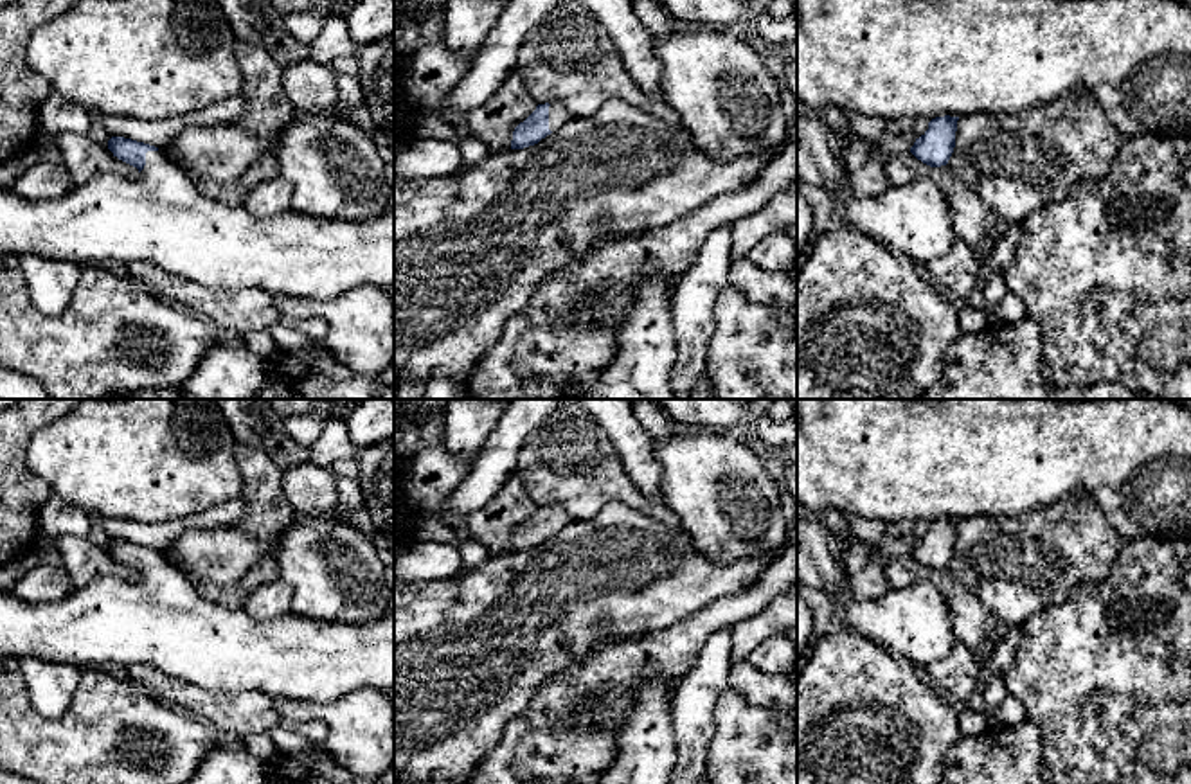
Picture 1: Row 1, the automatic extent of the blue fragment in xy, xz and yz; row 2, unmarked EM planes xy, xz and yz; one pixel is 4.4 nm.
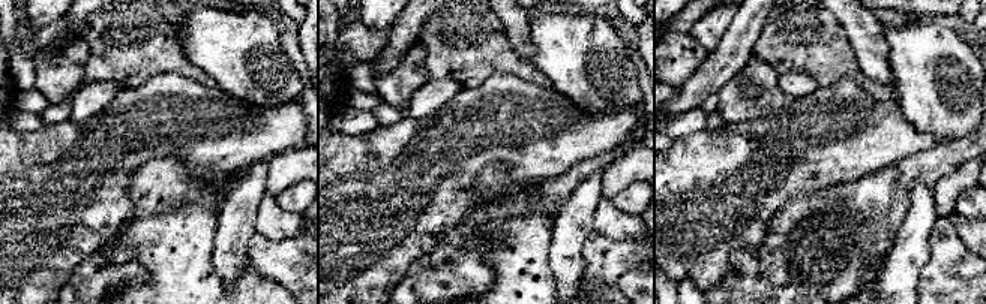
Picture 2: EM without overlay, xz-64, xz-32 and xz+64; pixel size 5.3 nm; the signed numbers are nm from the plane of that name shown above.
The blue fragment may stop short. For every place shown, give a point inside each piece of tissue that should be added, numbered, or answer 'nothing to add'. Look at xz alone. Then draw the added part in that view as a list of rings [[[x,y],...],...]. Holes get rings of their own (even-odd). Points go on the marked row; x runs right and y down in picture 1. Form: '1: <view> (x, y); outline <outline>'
1: xz (558, 115); outline [[[551,104],[549,106],[549,129],[556,131],[569,120],[576,120],[578,117],[570,113],[565,106],[561,104]]]

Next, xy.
1: xy (161, 218); outline [[[160,149],[146,153],[139,180],[99,174],[58,198],[31,201],[0,187],[0,255],[36,254],[70,264],[148,263],[210,290],[263,290],[272,297],[335,298],[353,288],[394,286],[394,212],[365,221],[288,210],[259,219],[201,196]]]

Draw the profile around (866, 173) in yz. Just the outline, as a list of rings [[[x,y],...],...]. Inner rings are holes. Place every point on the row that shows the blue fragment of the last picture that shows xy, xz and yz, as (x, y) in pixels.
[[[907,117],[889,120],[878,140],[864,140],[856,133],[833,137],[835,149],[846,167],[851,198],[882,194],[889,185],[885,160],[909,151],[916,142],[914,122]]]

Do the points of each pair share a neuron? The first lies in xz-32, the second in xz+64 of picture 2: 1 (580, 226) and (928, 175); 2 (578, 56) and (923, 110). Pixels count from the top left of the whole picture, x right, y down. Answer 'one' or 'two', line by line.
1: two
2: one

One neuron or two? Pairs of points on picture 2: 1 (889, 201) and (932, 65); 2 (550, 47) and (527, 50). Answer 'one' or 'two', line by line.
1: two
2: two

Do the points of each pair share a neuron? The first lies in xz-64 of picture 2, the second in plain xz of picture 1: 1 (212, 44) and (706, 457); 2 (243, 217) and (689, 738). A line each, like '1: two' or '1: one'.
1: one
2: one

